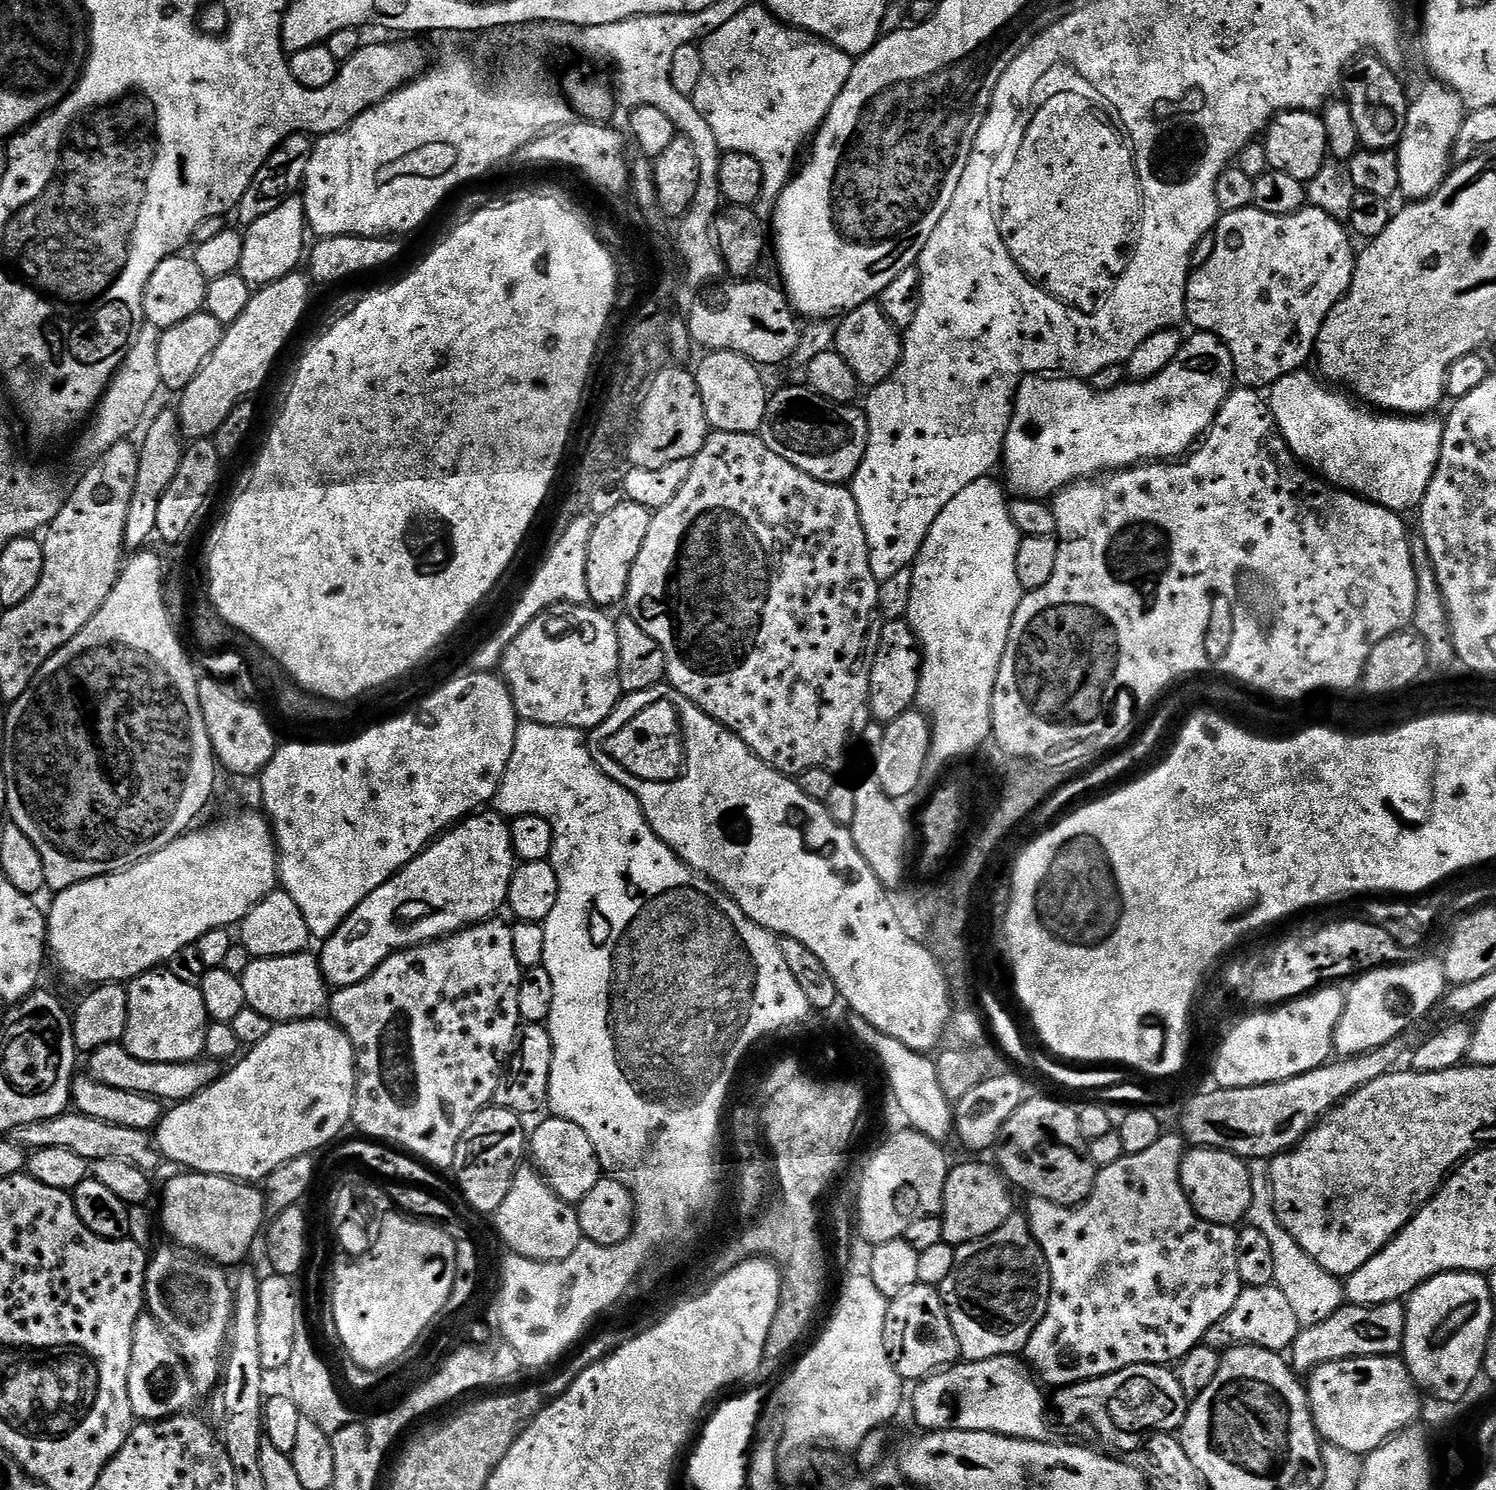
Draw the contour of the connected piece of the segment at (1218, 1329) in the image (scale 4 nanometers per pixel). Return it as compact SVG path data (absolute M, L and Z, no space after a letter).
M1276 1285L1245 1287L1241 1289L1233 1309L1206 1332L1202 1342L1203 1345L1219 1352L1235 1348L1240 1344L1248 1344L1270 1349L1271 1352L1283 1353L1296 1340L1301 1327L1294 1315L1294 1310L1291 1309L1290 1302L1286 1299L1286 1294L1282 1294Z

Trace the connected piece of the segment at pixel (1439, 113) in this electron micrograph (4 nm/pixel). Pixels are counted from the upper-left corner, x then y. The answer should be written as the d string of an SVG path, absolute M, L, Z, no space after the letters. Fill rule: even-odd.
M1439 82L1431 83L1417 96L1411 97L1404 133L1395 149L1400 192L1408 195L1407 199L1412 202L1425 200L1444 185L1444 180L1454 164L1452 151L1466 115L1459 94Z

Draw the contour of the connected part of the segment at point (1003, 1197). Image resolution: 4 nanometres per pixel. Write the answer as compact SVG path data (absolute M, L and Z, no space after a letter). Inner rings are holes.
M960 1164L949 1171L944 1187L944 1210L942 1219L944 1222L944 1243L953 1246L969 1244L978 1238L986 1238L986 1234L994 1234L1002 1222L1006 1222L1013 1215L1012 1196L1010 1185L1003 1175L995 1167L987 1168L984 1164Z

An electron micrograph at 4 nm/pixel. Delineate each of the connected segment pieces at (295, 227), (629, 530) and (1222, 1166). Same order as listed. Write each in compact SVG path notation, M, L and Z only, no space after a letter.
M294 195L282 202L278 210L265 214L263 218L258 218L258 222L243 229L242 262L238 269L240 277L252 289L259 290L297 271L306 256L304 235L309 235L309 232L308 221L304 219L304 201L299 195Z
M625 500L614 508L610 514L599 517L592 527L590 548L587 551L587 592L589 601L595 607L601 610L612 610L615 604L620 605L625 601L628 592L629 574L634 561L642 545L646 540L646 535L649 534L650 522L652 521L653 513L651 509L640 506L629 500Z
M1189 1147L1180 1163L1180 1181L1192 1208L1206 1222L1236 1226L1247 1217L1252 1187L1250 1170L1241 1157L1217 1148Z

